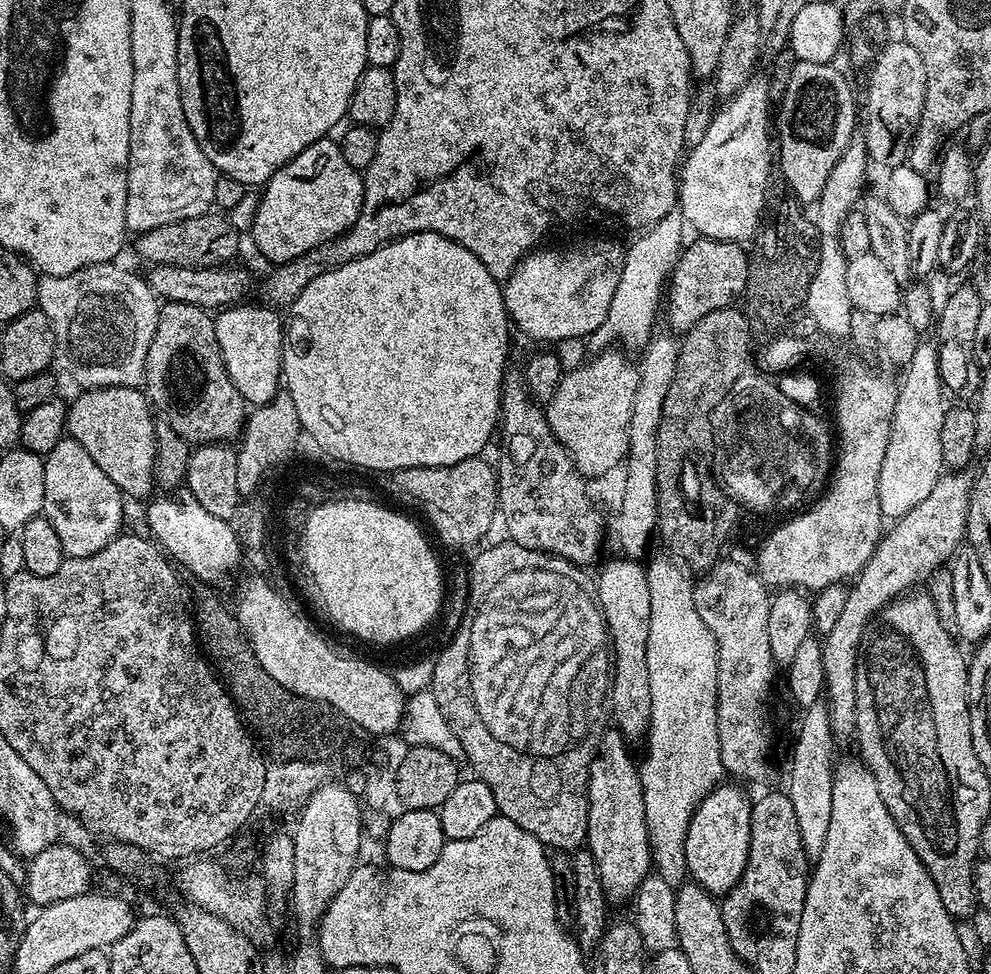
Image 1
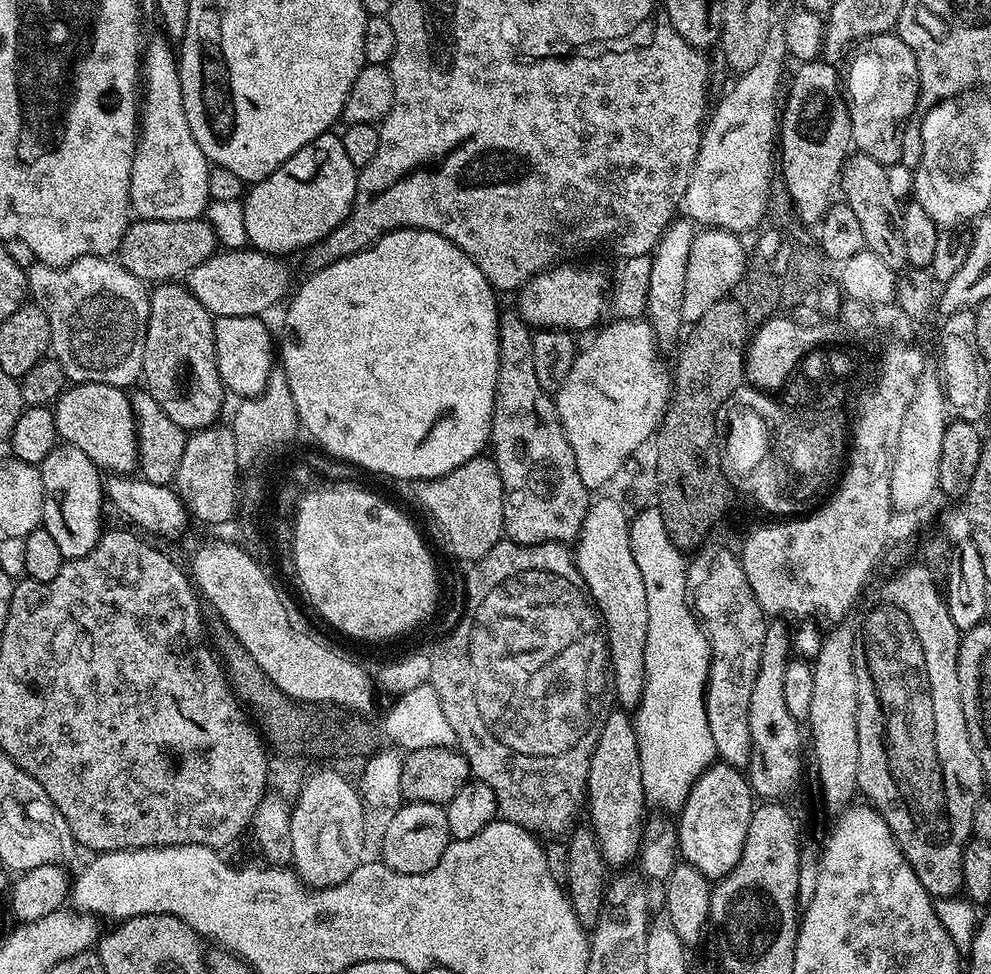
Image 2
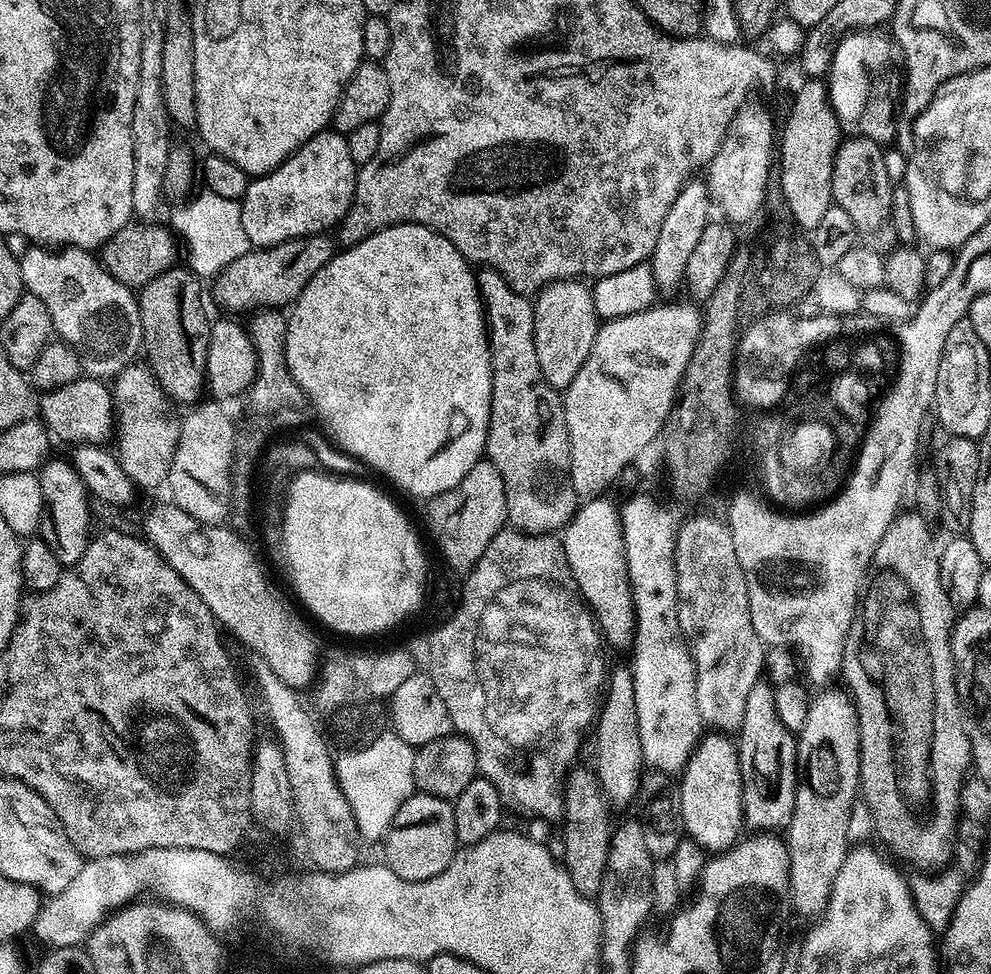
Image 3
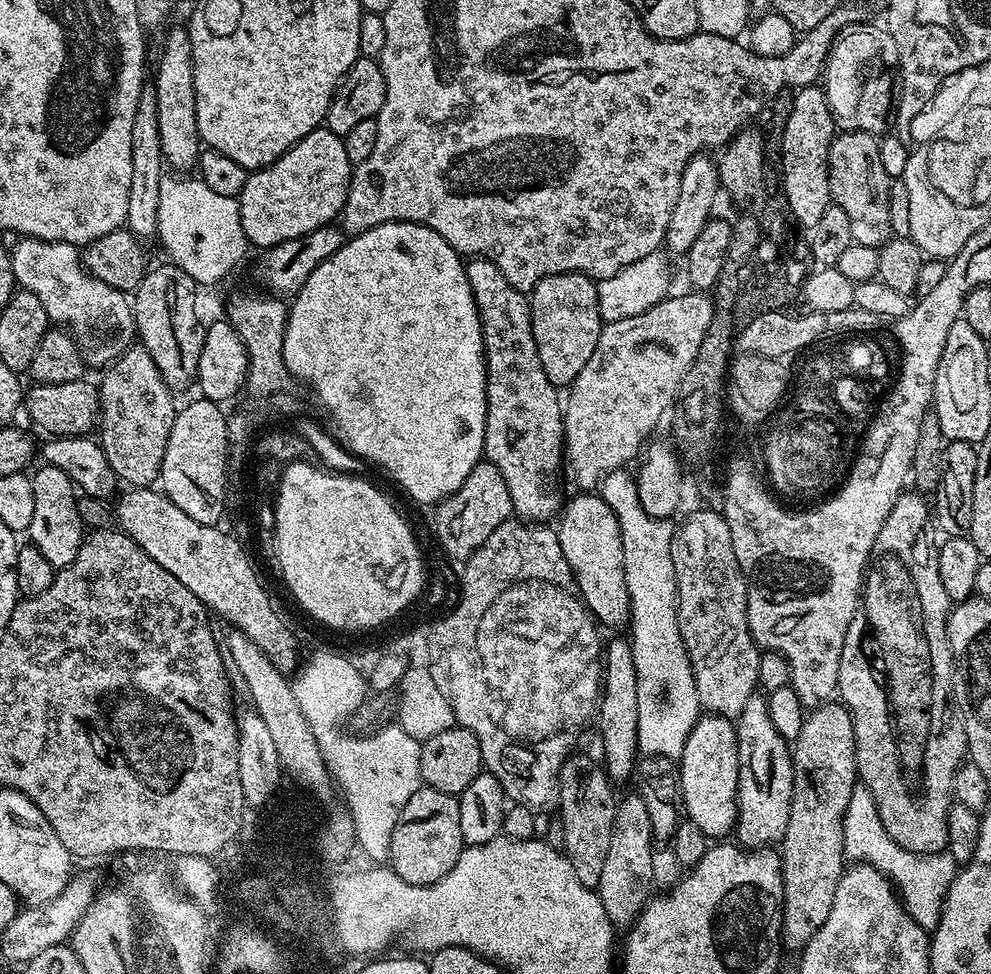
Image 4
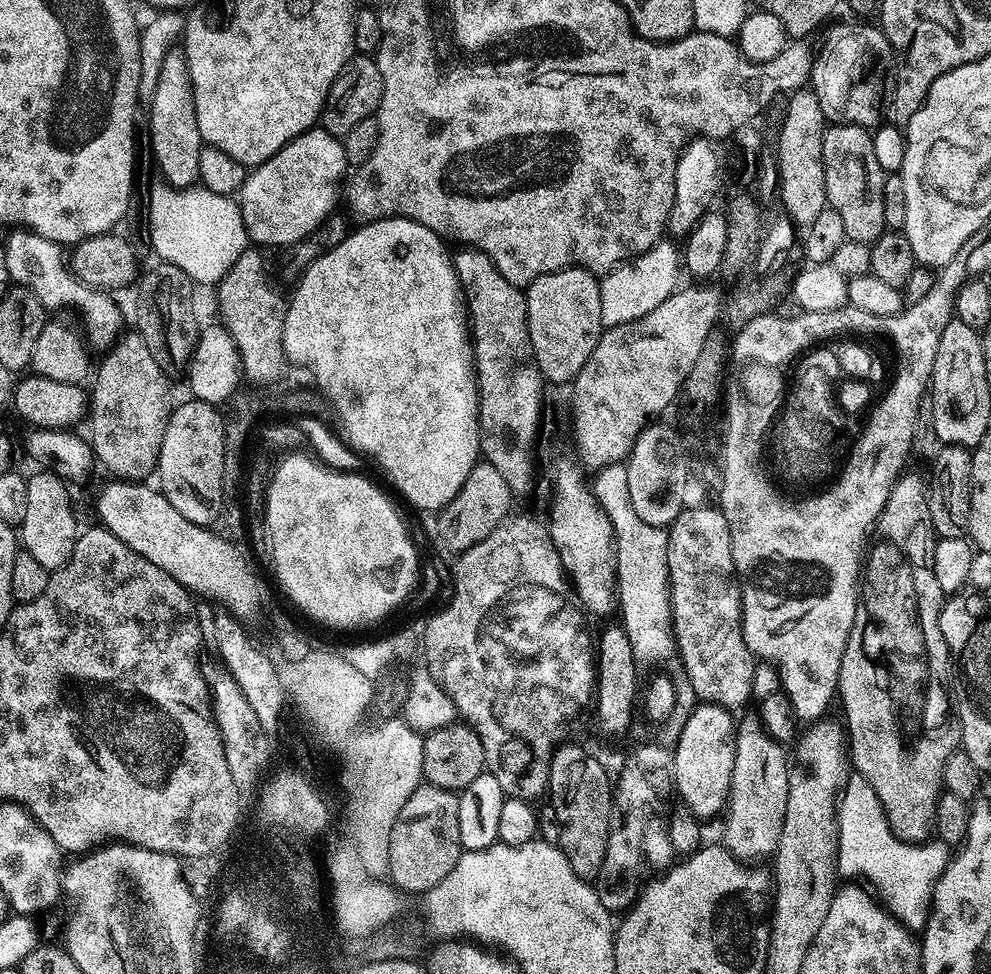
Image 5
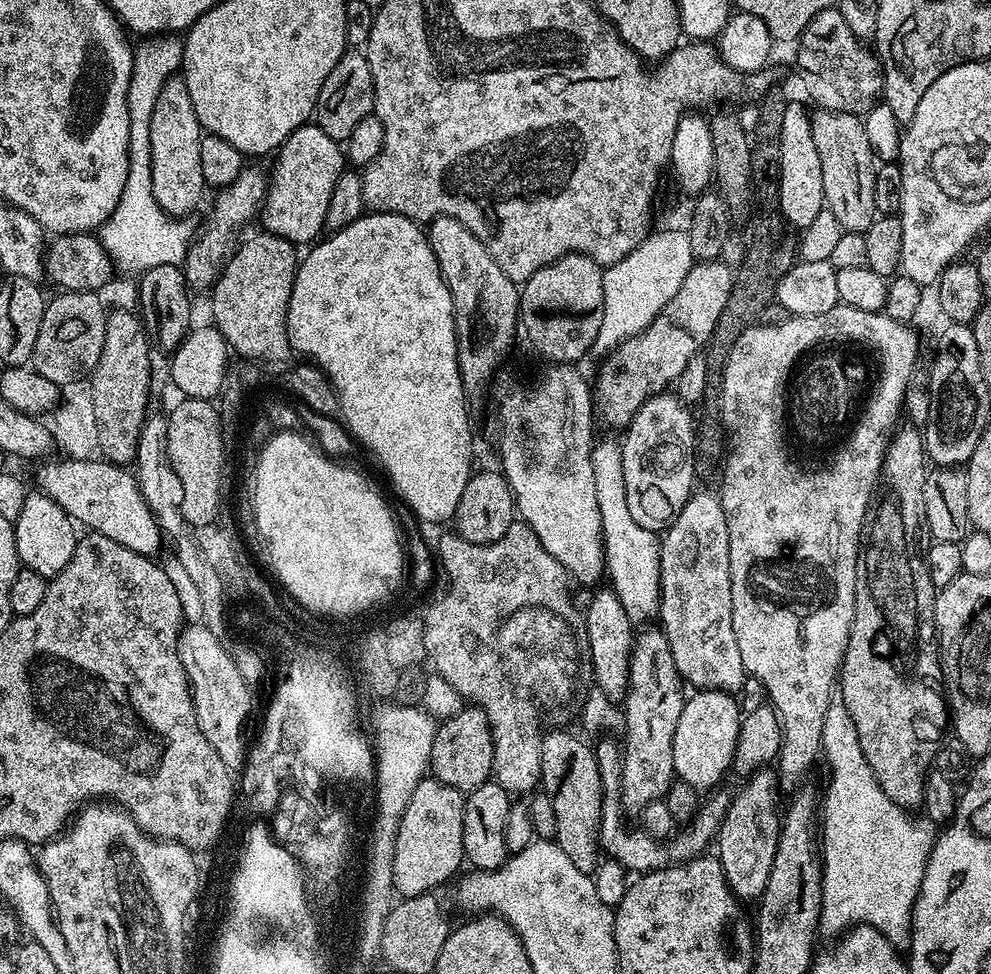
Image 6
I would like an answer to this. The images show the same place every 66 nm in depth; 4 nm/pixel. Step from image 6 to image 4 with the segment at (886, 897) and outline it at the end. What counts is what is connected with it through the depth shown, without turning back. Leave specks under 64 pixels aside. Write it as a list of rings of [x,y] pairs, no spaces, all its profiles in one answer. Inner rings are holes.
[[[863,786],[854,789],[850,794],[850,806],[846,806],[844,851],[853,861],[877,868],[883,876],[892,881],[900,897],[900,903],[912,915],[914,922],[918,922],[918,926],[926,930],[938,926],[944,899],[958,871],[958,861],[947,850],[921,854],[898,846],[898,842],[894,842],[894,838],[886,834],[886,826],[882,826],[882,818],[878,818],[874,798],[870,790]]]

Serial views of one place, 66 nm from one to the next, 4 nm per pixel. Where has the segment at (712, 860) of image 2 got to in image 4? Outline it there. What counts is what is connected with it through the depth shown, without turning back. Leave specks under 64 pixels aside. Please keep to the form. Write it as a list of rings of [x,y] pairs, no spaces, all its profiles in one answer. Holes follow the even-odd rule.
[[[701,715],[678,761],[679,799],[685,817],[709,838],[724,838],[736,826],[738,790],[738,742],[736,726],[724,716]]]

